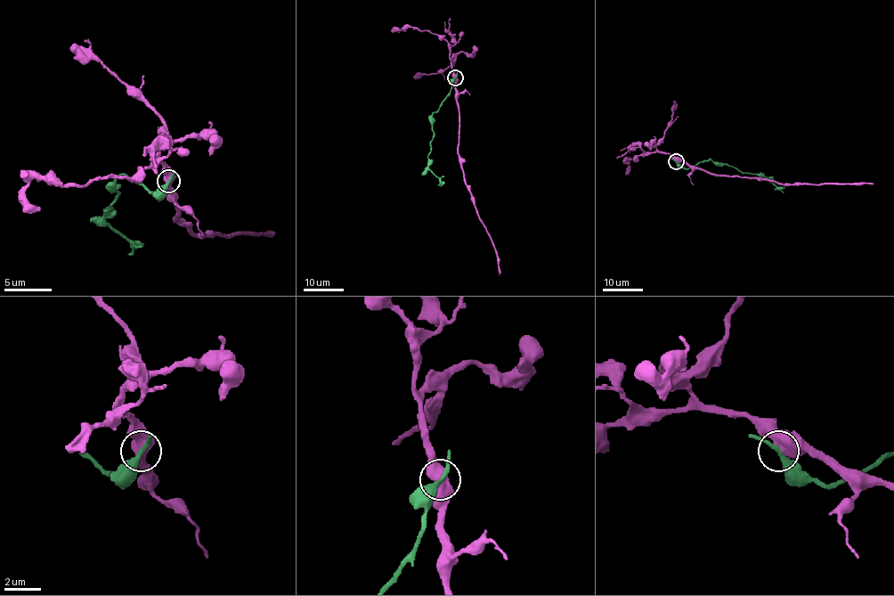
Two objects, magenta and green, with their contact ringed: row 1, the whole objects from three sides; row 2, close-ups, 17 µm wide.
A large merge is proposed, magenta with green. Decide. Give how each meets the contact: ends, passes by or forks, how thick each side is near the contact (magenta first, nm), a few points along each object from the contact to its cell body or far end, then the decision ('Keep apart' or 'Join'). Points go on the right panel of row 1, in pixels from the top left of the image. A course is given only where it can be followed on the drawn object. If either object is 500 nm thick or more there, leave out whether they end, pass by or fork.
At the ring magenta forks. At the ring green passes by. Thickness 440 nm (magenta) against 260 nm. Course of magenta: (676, 161), (686, 162), (719, 175), (755, 177), (784, 184), (873, 184). Course of green: (675, 161), (688, 169), (710, 159), (742, 172), (763, 175), (784, 192). Keep apart

